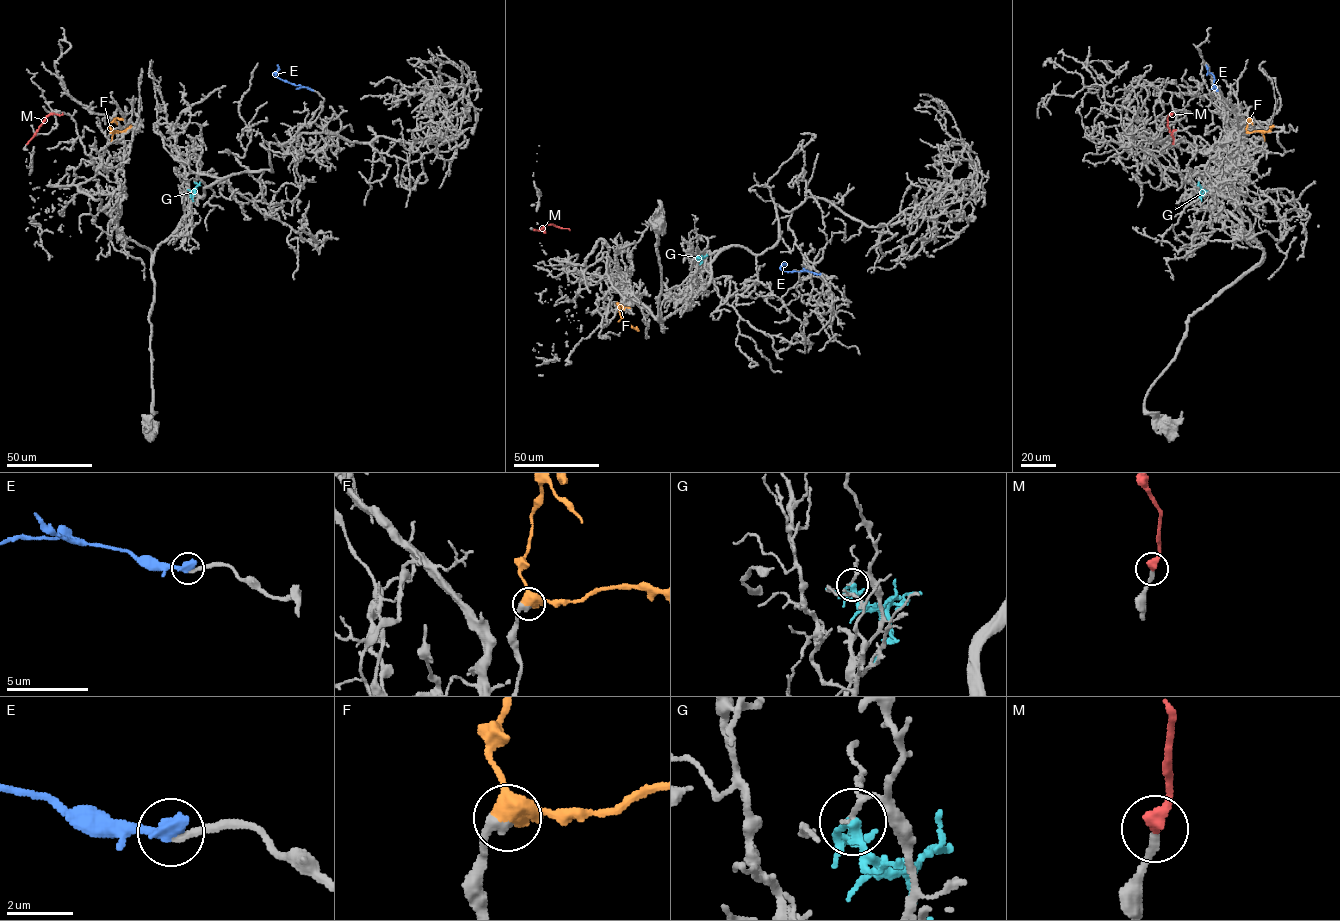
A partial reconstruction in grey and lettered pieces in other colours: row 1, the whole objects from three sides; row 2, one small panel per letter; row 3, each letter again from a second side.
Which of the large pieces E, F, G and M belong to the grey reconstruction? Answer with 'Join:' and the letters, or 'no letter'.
Join: E, F, M

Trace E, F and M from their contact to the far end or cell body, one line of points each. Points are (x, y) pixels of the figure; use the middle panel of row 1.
E: (819, 274), (782, 271), (780, 267), (784, 263)
F: (617, 303), (620, 316), (639, 331)
M: (533, 229), (553, 224), (570, 230)

